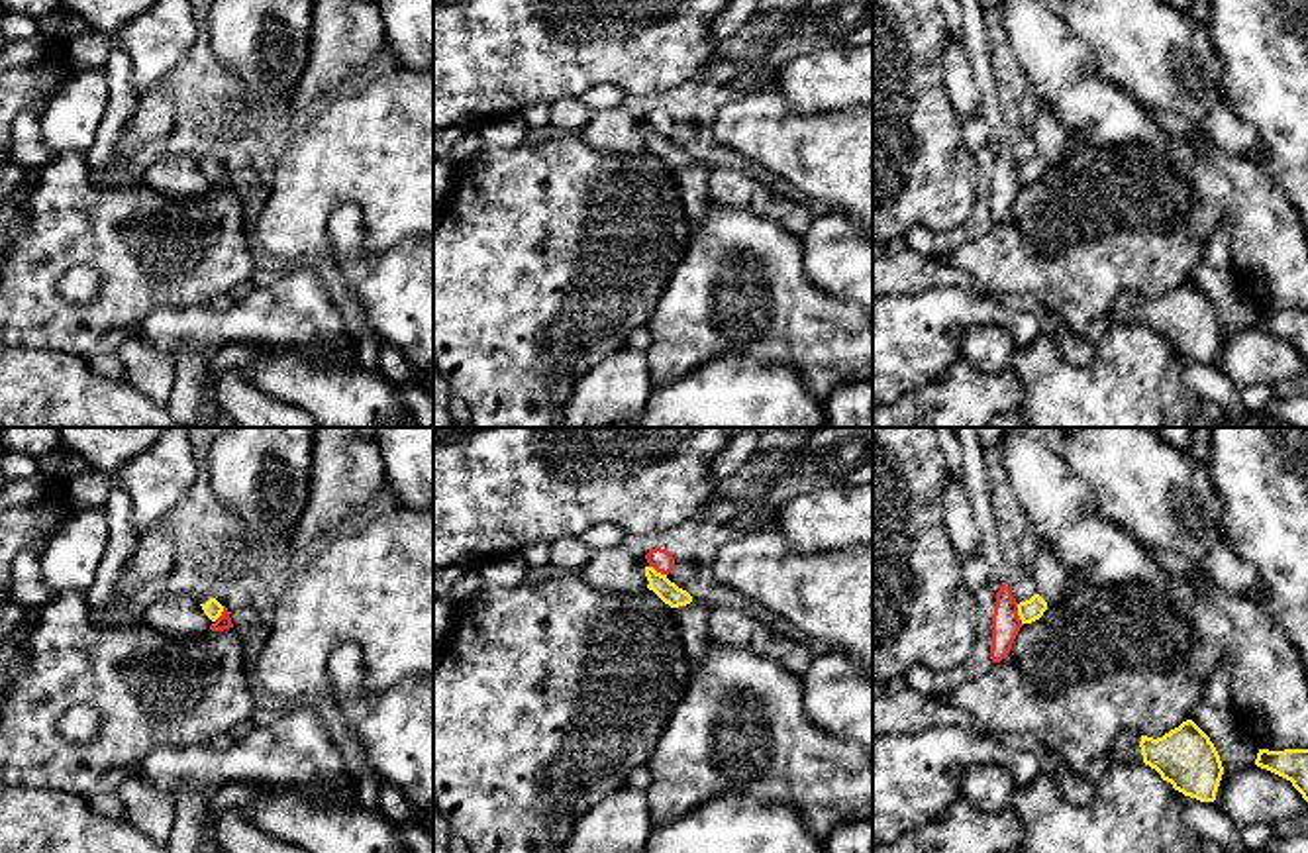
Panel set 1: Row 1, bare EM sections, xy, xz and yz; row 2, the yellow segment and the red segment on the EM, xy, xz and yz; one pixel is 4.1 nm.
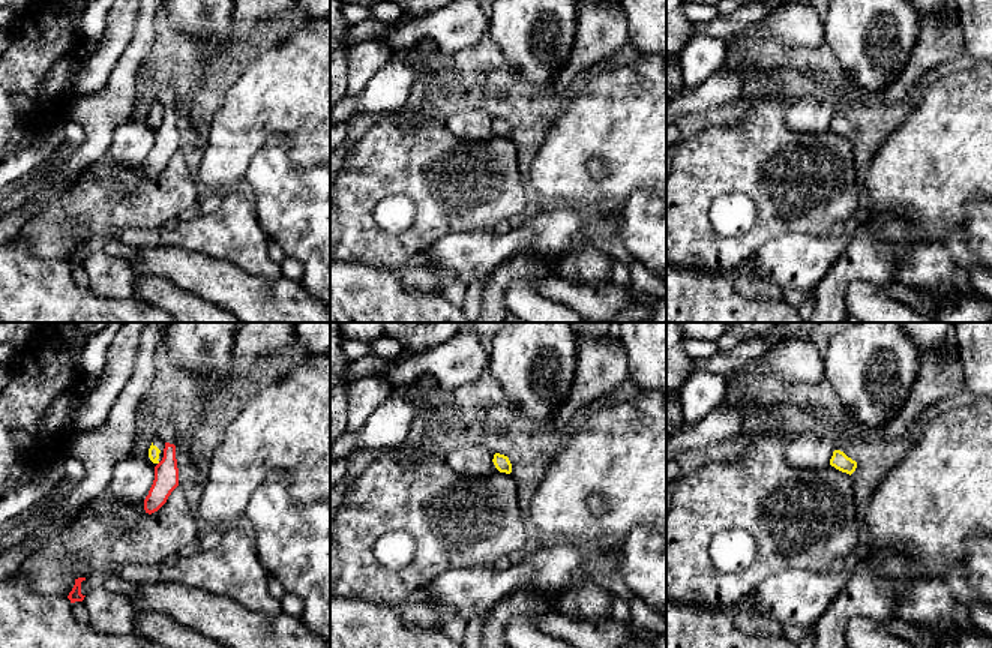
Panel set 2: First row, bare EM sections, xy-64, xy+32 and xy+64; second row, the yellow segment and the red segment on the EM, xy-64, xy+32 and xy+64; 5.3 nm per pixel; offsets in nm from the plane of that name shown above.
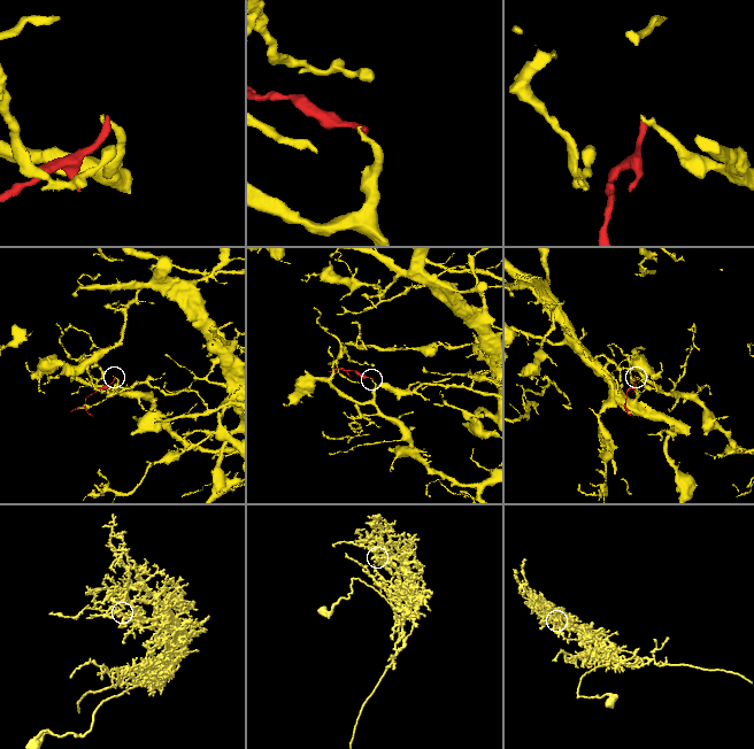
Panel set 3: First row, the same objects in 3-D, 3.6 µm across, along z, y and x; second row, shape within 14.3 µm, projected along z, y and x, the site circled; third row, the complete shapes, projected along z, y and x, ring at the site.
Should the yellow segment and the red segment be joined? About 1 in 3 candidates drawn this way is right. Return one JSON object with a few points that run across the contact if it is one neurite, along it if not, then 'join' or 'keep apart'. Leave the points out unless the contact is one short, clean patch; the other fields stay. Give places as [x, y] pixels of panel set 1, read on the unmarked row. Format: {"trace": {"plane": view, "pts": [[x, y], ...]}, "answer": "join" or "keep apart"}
{"trace": {"plane": "yz", "pts": [[1016, 165], [1022, 185]]}, "answer": "keep apart"}

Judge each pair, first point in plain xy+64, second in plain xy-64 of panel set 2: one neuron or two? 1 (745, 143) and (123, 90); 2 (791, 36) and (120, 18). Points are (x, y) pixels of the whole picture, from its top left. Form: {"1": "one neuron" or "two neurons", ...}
{"1": "two neurons", "2": "one neuron"}

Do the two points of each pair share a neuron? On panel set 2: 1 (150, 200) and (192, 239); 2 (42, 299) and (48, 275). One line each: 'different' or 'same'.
1: different
2: same

